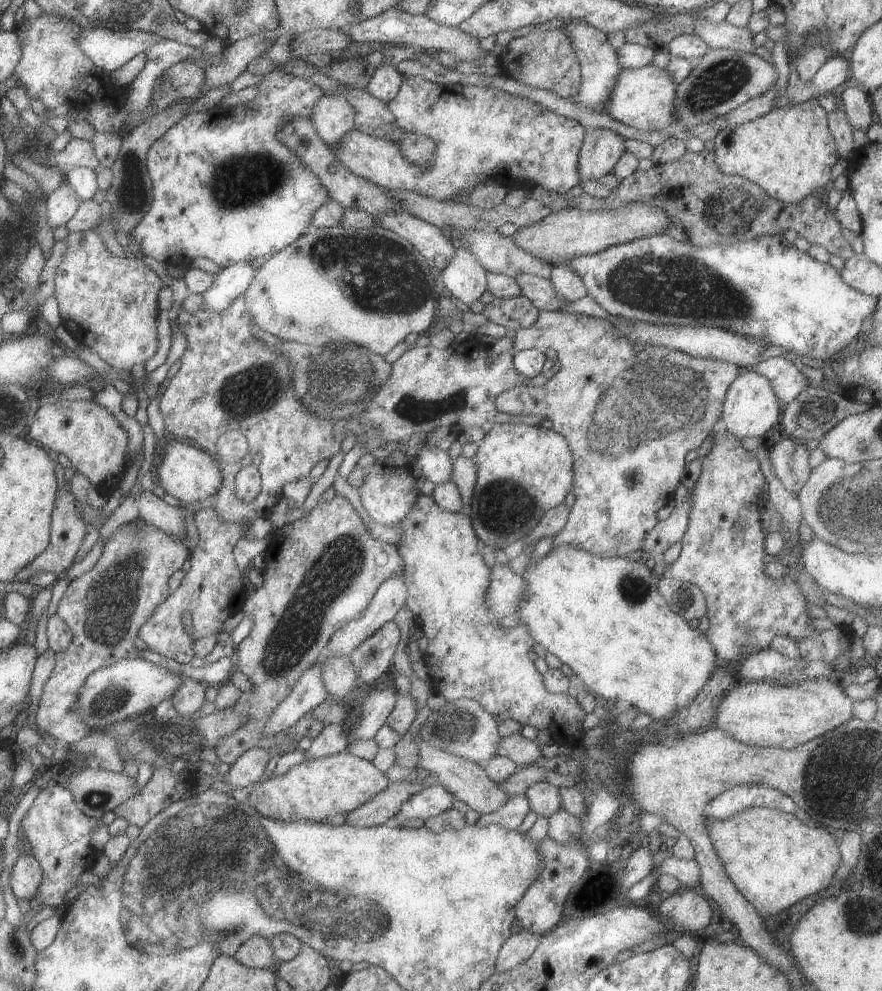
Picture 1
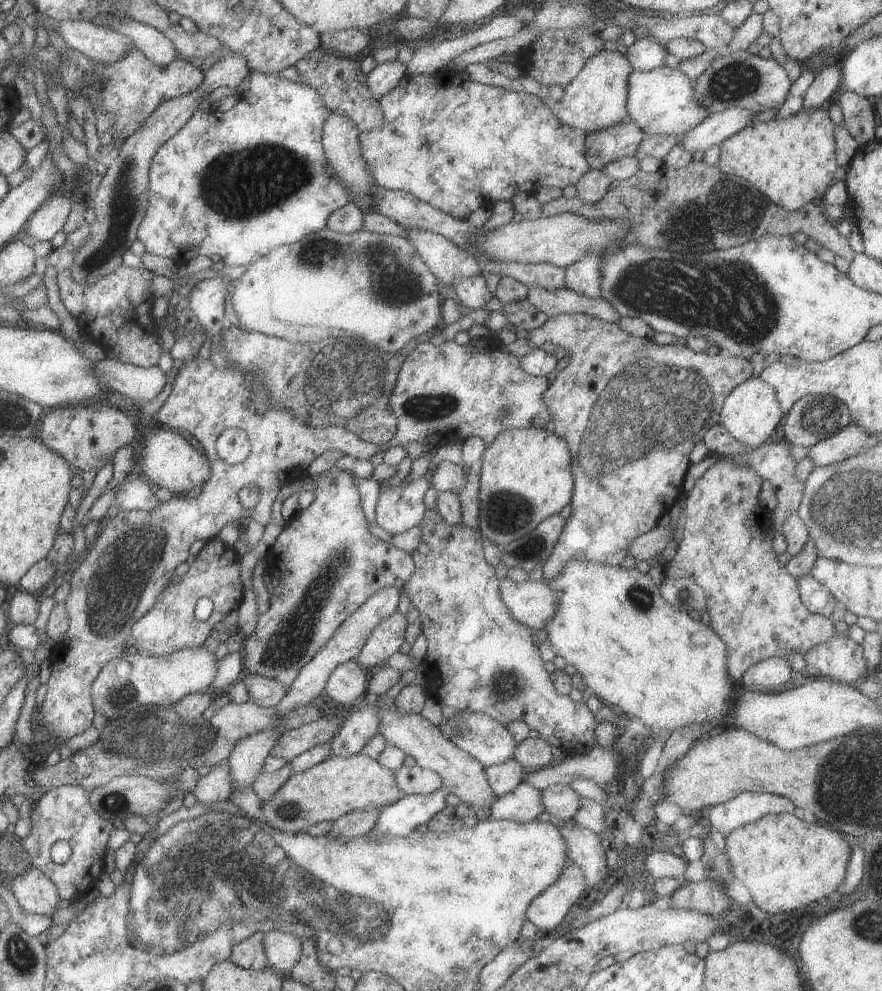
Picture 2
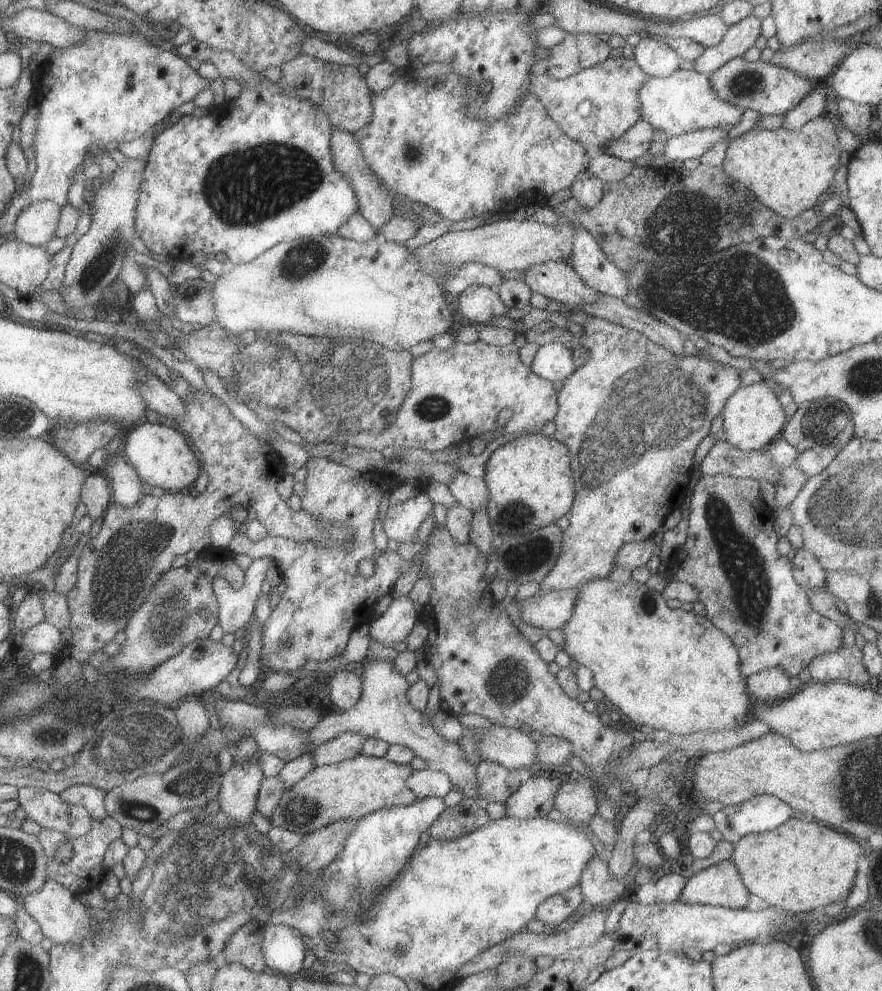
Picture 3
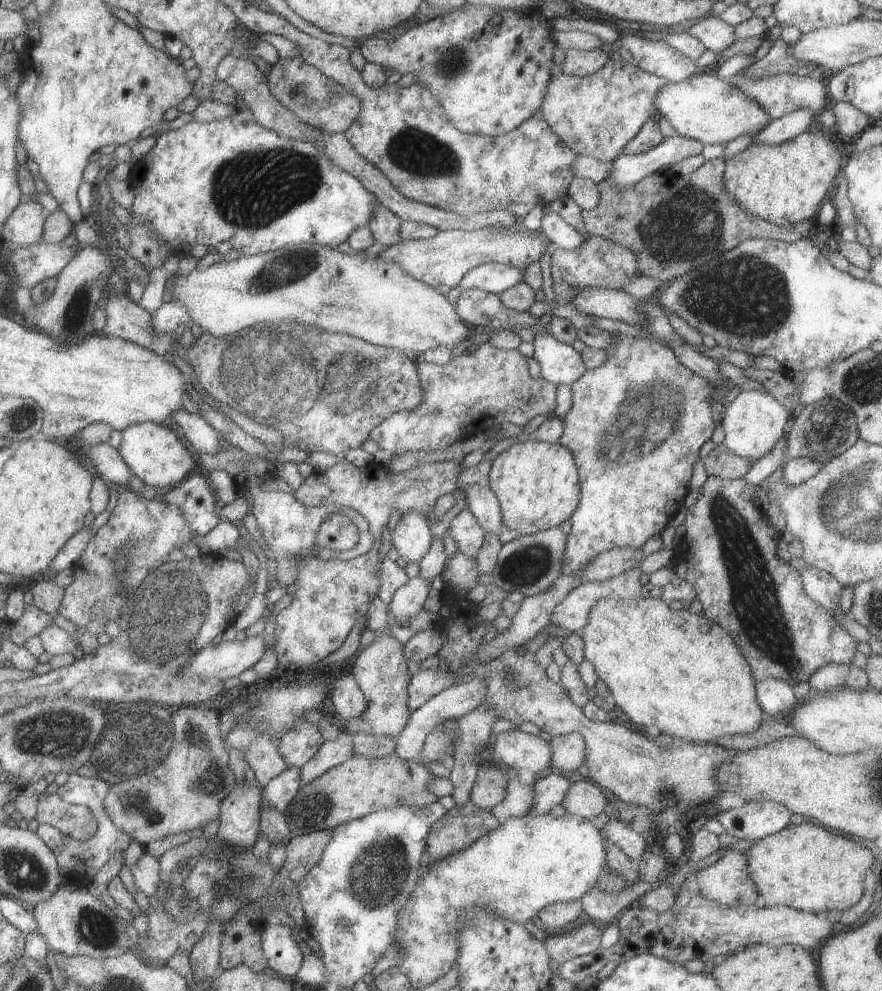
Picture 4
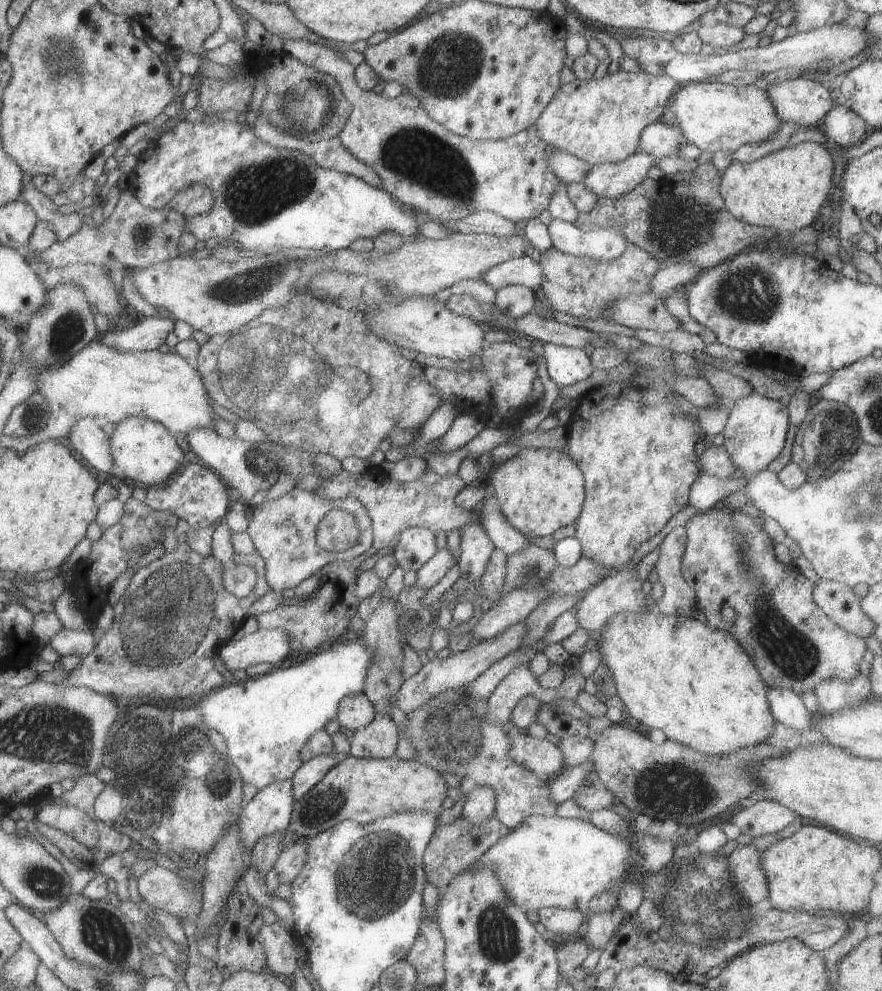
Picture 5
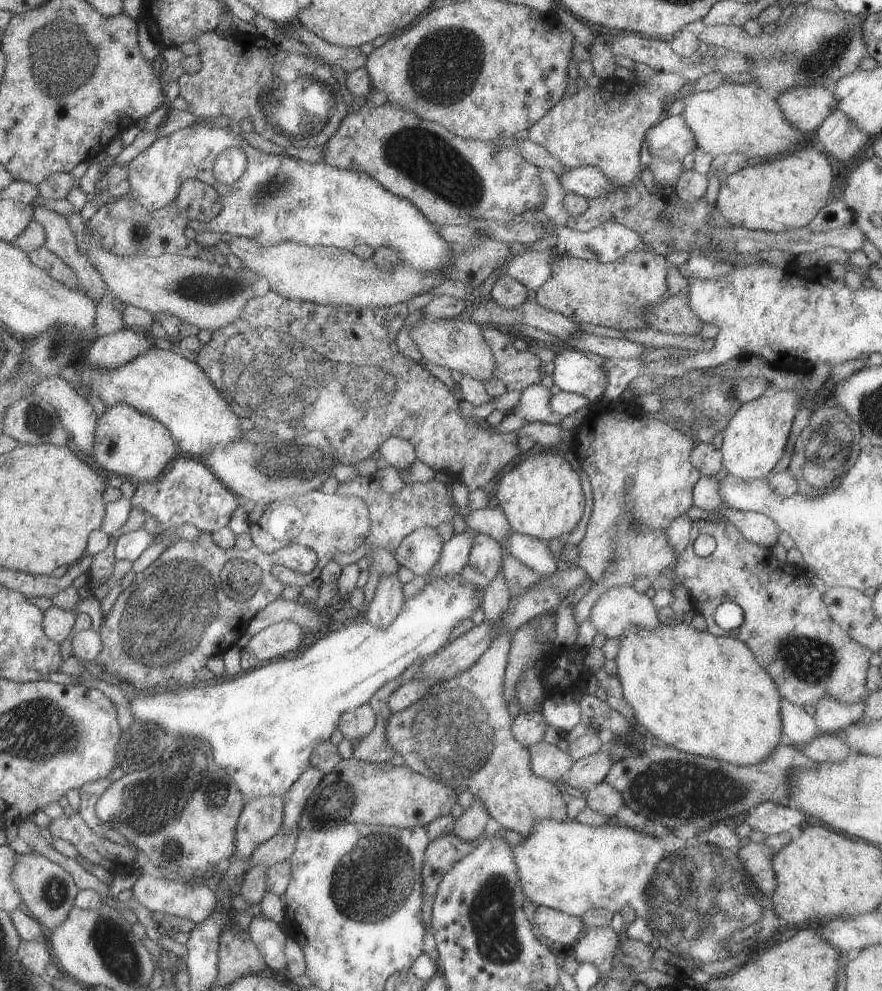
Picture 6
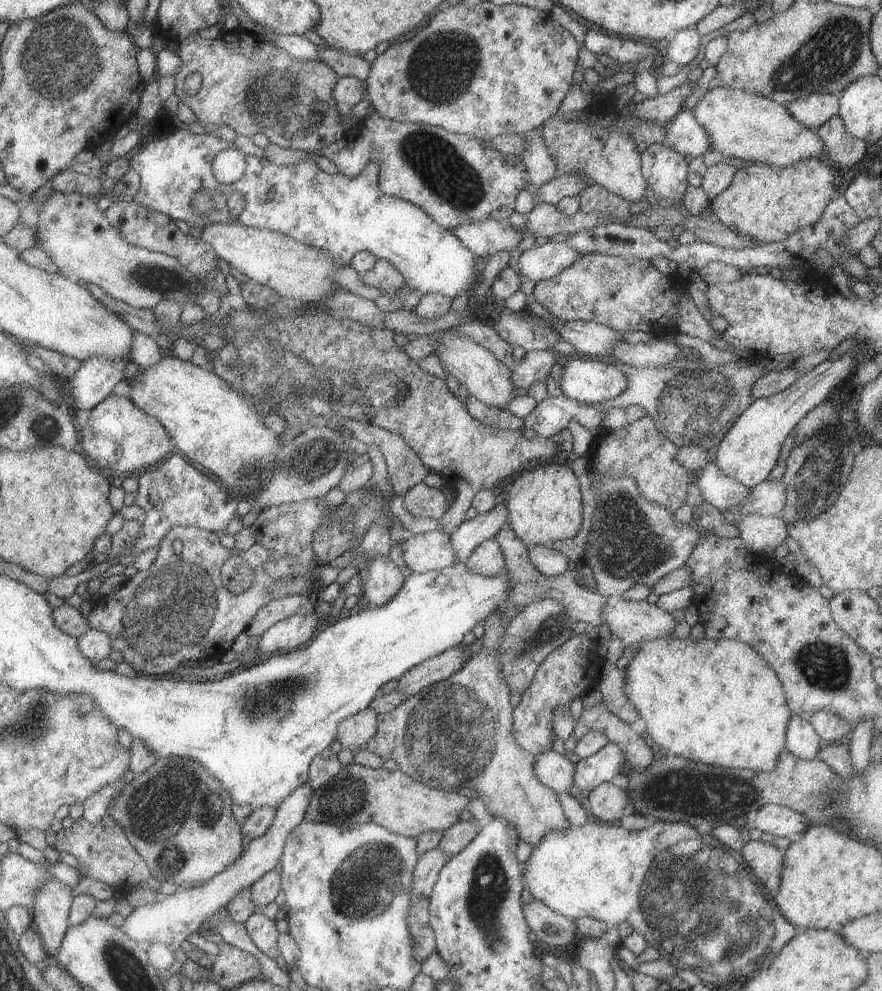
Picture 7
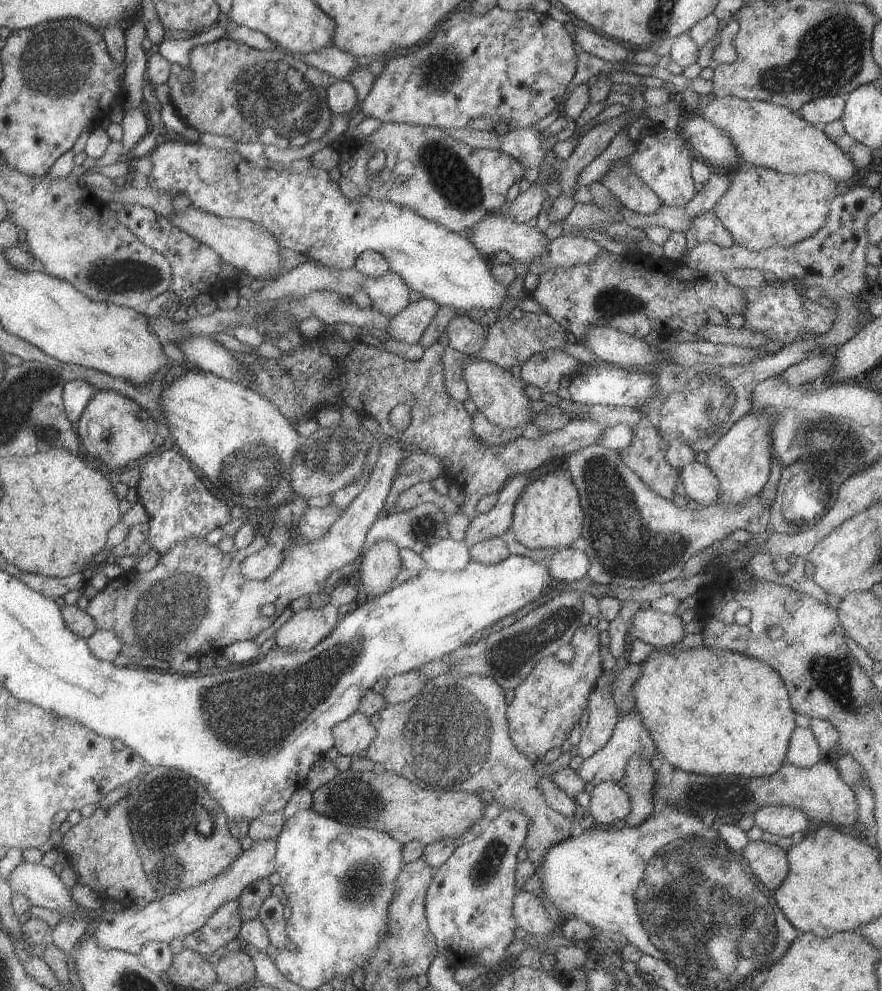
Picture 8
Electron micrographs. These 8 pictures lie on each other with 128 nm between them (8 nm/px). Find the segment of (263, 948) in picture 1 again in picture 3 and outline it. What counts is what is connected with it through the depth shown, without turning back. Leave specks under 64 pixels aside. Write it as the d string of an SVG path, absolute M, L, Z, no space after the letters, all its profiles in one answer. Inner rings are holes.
M252 918L226 941L221 962L236 963L256 974L264 973L264 957L260 948L263 926Z

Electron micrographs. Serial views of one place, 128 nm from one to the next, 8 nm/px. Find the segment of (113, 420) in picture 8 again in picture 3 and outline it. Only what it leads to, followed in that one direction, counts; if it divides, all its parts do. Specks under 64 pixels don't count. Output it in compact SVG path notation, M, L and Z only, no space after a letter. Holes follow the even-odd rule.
M145 422L129 429L123 441L125 460L133 466L137 477L148 485L164 489L167 494L182 491L195 482L201 472L201 462L196 458L185 435L177 428Z

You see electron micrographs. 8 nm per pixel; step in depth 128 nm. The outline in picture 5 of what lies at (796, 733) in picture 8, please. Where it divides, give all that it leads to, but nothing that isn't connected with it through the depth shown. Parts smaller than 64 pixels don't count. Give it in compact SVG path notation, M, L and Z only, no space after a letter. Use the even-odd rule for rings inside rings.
M768 687L767 703L773 719L785 727L803 731L813 728L814 714L807 712L799 695Z

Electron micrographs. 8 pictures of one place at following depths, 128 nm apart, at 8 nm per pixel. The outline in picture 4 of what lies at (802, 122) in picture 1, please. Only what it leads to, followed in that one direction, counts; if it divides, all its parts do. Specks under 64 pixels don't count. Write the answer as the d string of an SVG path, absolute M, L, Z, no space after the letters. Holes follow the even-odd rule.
M821 131L803 132L778 146L751 144L722 162L723 187L751 217L778 226L813 220L825 193L835 184L841 164L839 152L834 137Z

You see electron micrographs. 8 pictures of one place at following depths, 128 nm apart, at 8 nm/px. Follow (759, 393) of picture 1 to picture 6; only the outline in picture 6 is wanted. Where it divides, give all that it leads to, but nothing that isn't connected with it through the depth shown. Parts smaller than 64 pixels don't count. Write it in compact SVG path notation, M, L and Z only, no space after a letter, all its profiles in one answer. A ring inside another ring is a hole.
M773 389L767 395L741 403L723 428L720 448L723 473L743 480L767 477L783 454L793 416L801 404L803 398L799 398L793 390L779 389Z

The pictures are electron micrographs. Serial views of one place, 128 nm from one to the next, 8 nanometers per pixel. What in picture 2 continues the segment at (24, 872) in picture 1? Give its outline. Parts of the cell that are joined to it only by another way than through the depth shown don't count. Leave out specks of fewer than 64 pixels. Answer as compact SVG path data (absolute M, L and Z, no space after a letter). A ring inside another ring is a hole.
M33 866L8 885L19 907L31 915L51 918L61 900L56 885Z

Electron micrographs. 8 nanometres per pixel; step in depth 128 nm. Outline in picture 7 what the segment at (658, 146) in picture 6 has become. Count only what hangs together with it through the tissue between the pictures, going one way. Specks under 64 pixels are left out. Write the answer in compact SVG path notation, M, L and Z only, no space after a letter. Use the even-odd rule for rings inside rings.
M679 110L662 128L665 130L662 143L686 158L705 155L712 148L709 136L705 134L703 126L693 118L691 111Z

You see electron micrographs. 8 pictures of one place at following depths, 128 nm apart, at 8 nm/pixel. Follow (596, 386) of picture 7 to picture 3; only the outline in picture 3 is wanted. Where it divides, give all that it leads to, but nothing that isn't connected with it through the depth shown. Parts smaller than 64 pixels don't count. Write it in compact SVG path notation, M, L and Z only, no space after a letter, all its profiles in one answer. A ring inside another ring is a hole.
M557 339L553 343L538 346L529 368L536 376L551 383L563 382L576 370L572 357L572 350L564 346L562 339Z

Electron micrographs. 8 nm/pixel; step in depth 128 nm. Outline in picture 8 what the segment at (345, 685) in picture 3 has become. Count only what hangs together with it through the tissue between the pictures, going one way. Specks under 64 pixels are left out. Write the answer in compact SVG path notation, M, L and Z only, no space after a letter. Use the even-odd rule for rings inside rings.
M355 711L340 723L334 724L331 732L338 754L349 755L351 758L362 755L376 733L369 717L359 711Z

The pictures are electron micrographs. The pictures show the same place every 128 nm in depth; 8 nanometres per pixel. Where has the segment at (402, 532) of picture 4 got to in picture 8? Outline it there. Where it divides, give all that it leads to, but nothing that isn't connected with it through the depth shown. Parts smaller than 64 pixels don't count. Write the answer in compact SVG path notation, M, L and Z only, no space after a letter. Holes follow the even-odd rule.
M451 537L441 538L435 544L425 546L419 552L419 557L426 568L436 571L461 570L471 560L467 546Z

